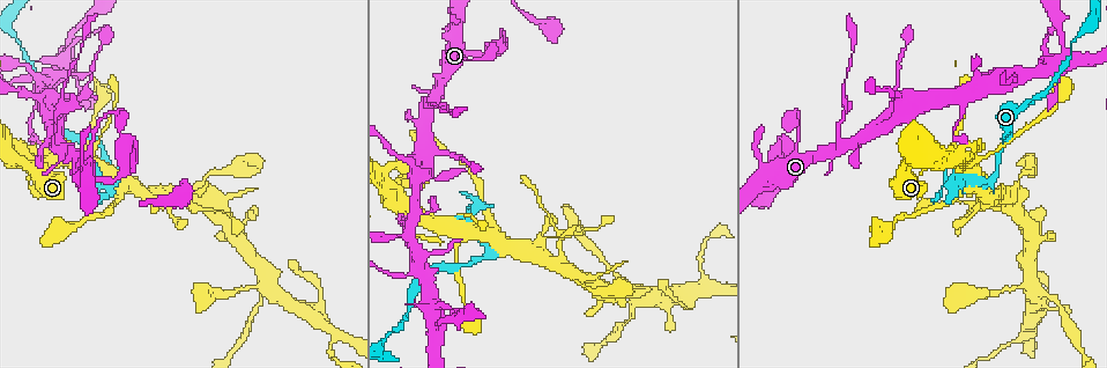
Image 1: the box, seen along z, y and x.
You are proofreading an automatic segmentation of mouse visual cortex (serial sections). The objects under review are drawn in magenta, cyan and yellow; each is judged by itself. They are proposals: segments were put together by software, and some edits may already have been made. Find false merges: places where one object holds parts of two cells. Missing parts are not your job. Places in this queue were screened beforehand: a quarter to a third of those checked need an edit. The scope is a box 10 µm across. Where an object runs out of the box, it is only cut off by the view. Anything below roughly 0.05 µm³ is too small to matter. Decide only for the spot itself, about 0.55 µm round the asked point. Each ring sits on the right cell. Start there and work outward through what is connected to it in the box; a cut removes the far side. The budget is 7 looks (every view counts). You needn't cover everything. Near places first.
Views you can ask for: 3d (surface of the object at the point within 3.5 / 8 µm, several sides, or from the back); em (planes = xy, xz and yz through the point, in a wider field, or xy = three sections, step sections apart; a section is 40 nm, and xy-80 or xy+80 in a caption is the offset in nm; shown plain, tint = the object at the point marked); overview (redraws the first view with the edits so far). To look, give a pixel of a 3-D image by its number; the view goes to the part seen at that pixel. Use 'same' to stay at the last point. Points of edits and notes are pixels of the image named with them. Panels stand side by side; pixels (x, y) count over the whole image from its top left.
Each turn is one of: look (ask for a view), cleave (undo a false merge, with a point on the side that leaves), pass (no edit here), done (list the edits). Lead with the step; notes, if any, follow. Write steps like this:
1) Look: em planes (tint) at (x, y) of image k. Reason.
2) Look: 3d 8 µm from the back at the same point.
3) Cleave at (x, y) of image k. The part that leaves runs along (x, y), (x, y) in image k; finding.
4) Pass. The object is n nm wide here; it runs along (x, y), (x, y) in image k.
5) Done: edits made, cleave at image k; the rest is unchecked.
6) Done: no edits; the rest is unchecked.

Look: 3d 3.5 µm at (847, 146) of image 1. Thin arm on a thick one.

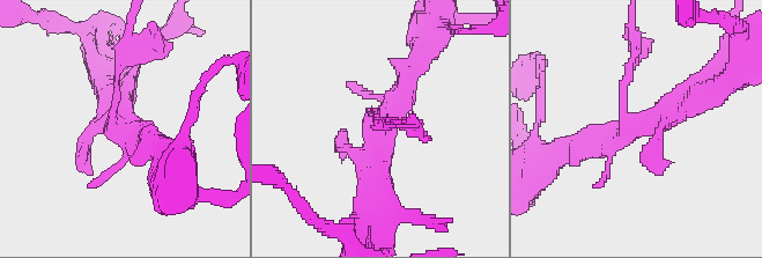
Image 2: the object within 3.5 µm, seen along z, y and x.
Look: em xy step 3 (tint) at (640, 124) of image 2.

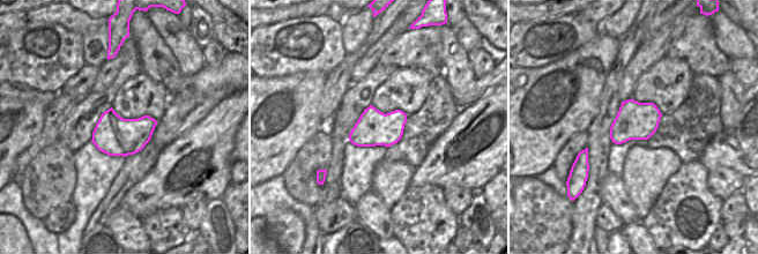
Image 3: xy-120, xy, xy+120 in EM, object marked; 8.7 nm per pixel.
Look: em planes (tint) at the same point. Cut it another way.

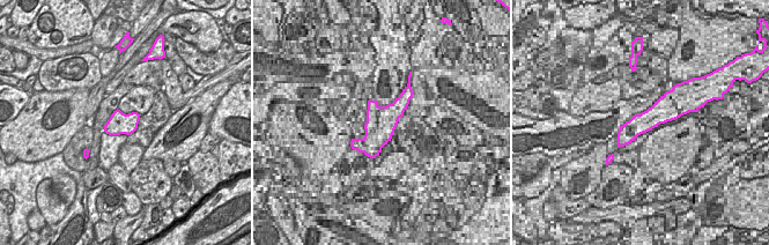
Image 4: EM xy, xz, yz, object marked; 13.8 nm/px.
Cleave at (634, 58) of image 2. The part that leaves runs along (623, 94), (635, 54), (633, 30) in image 2; two cells meet here.

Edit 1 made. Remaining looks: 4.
Look: 3d 8 µm at (40, 97) of image 1. Abrupt turn.

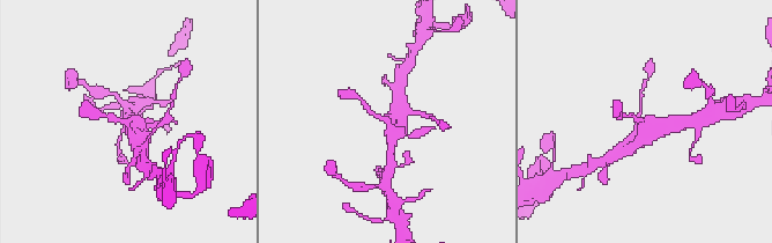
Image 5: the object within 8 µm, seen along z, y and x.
Look: em xy step 1 (tint) at the same point. Need the tissue.

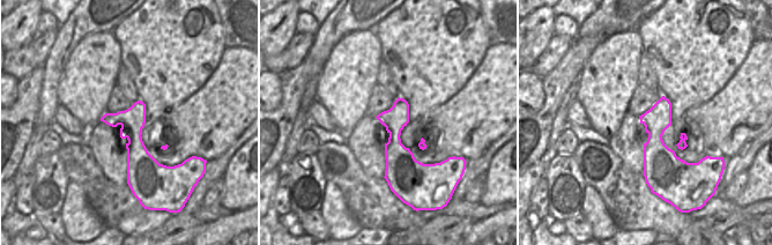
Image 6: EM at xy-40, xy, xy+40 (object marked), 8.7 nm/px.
Pass. It runs along (631, 148), (659, 126), (690, 120) in image 5; all the same cell.

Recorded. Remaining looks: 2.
Look: 3d 3.5 µm from the back at (1031, 284) of image 1. Four or more arms meet.

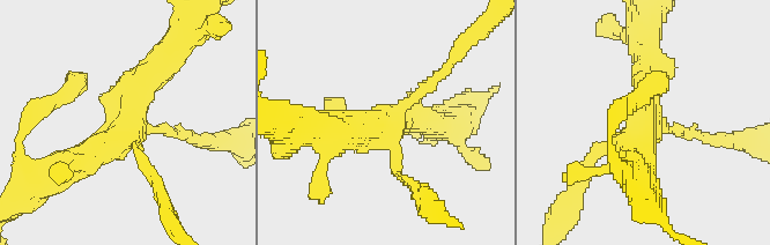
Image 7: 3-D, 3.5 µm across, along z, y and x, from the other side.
Look: em xy step 2 (tint) at (391, 124) of image 7. 4 arms meet here; the arms are 150, 150, 400, 400 nm wide; need the tissue.

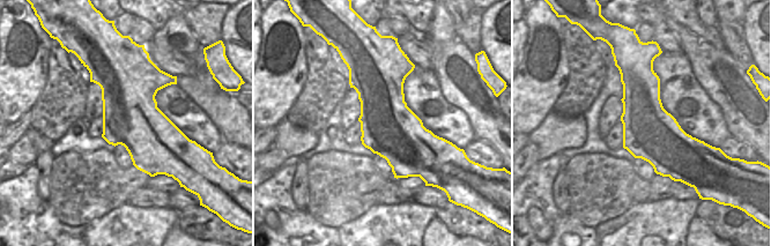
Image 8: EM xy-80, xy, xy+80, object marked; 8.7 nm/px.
Pass. One cell here.

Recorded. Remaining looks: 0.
Done: edits made, cleave at image 2; the rest is unchecked.

